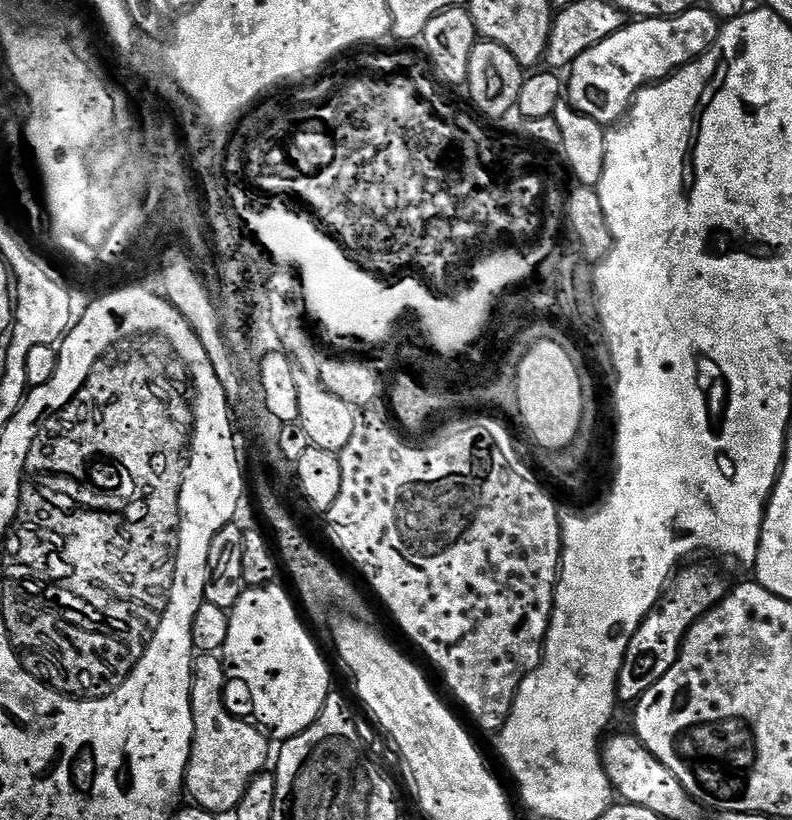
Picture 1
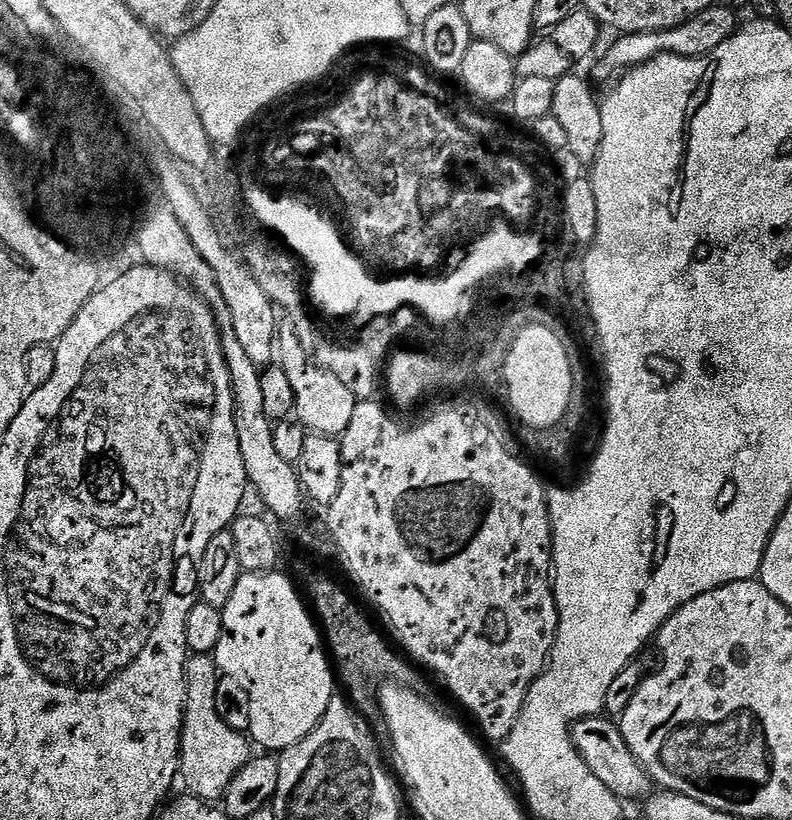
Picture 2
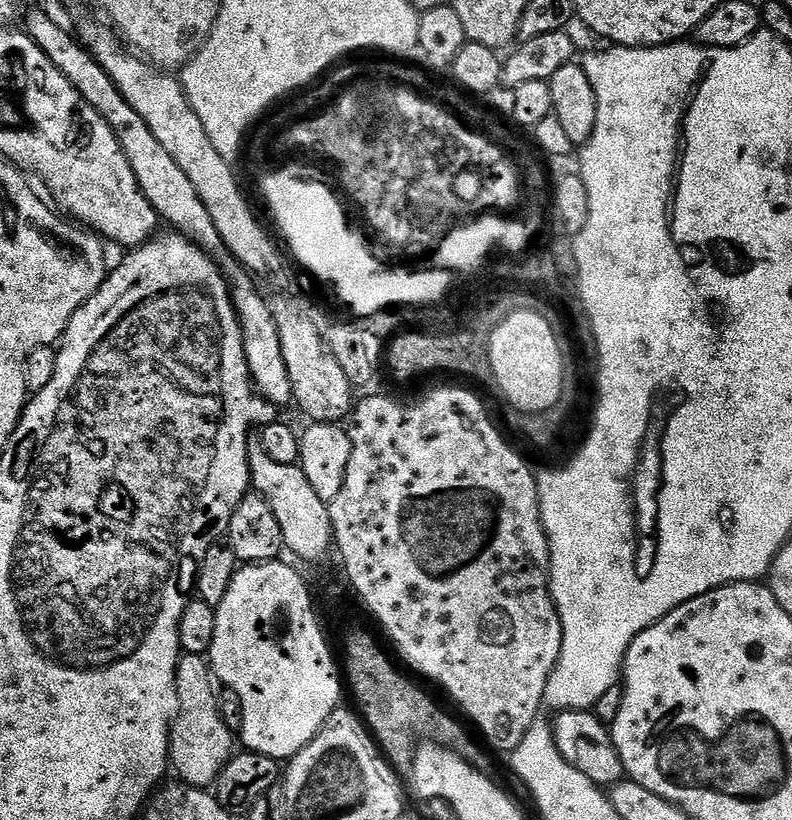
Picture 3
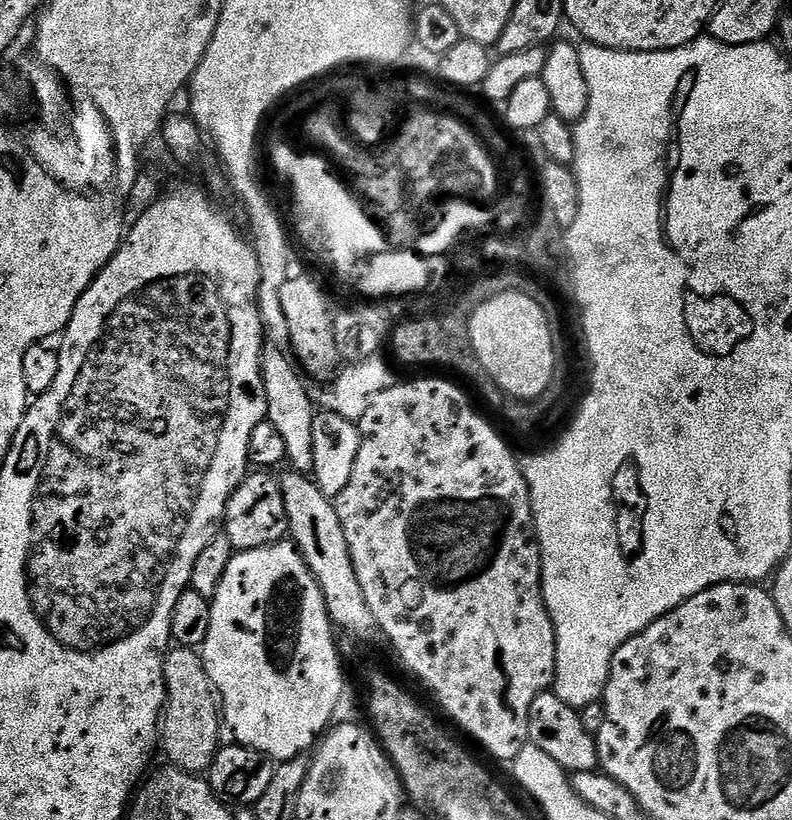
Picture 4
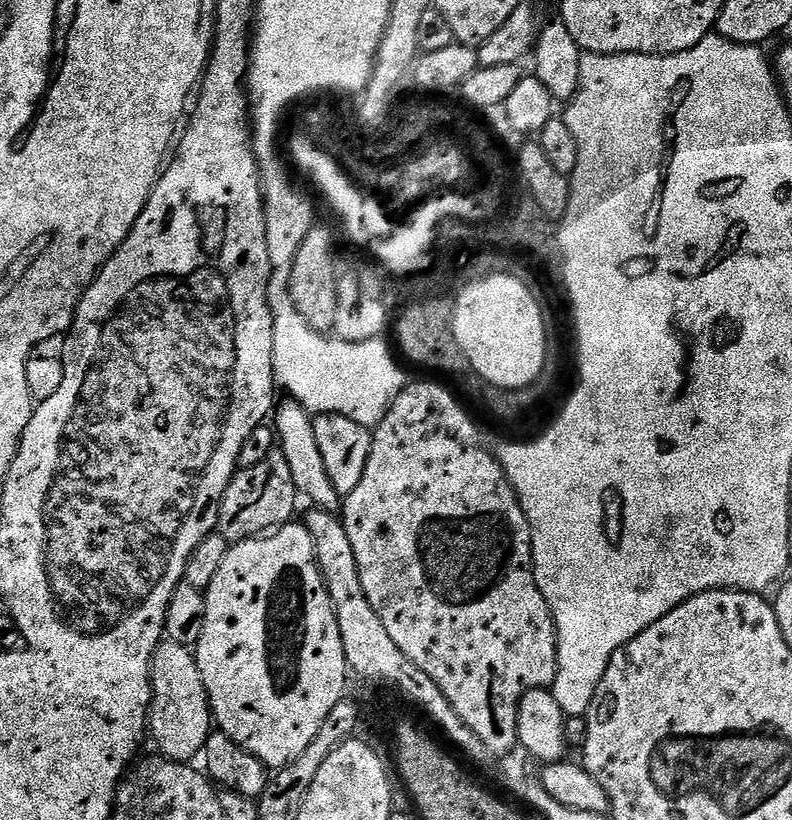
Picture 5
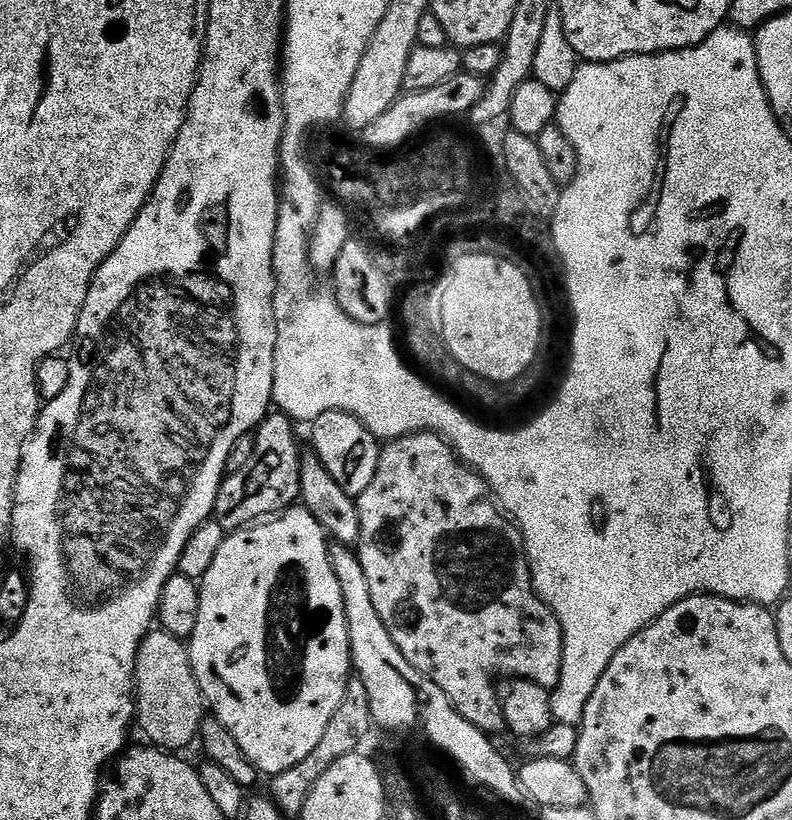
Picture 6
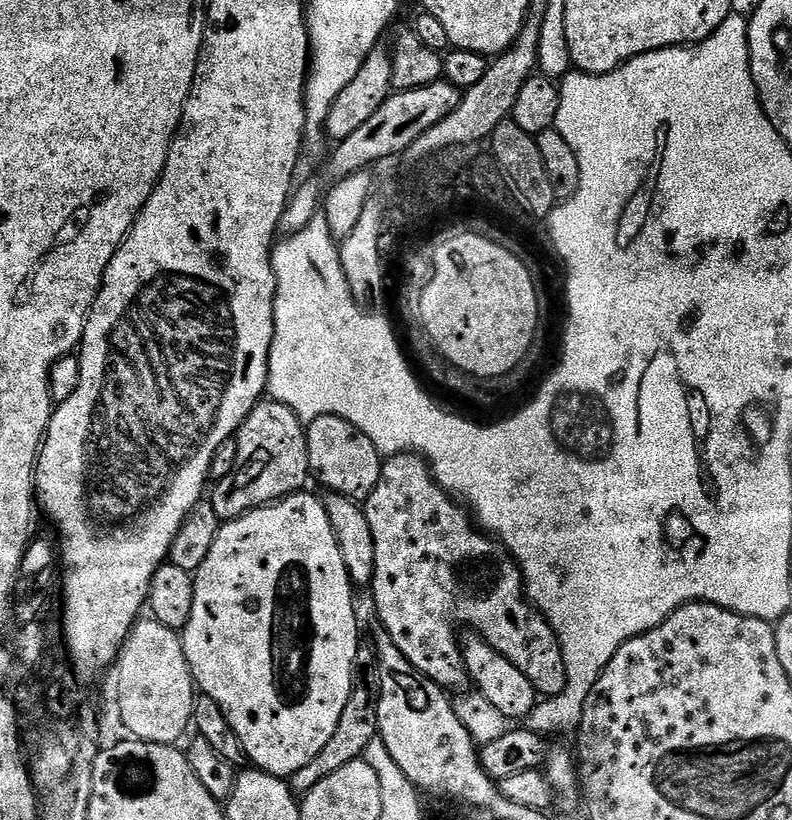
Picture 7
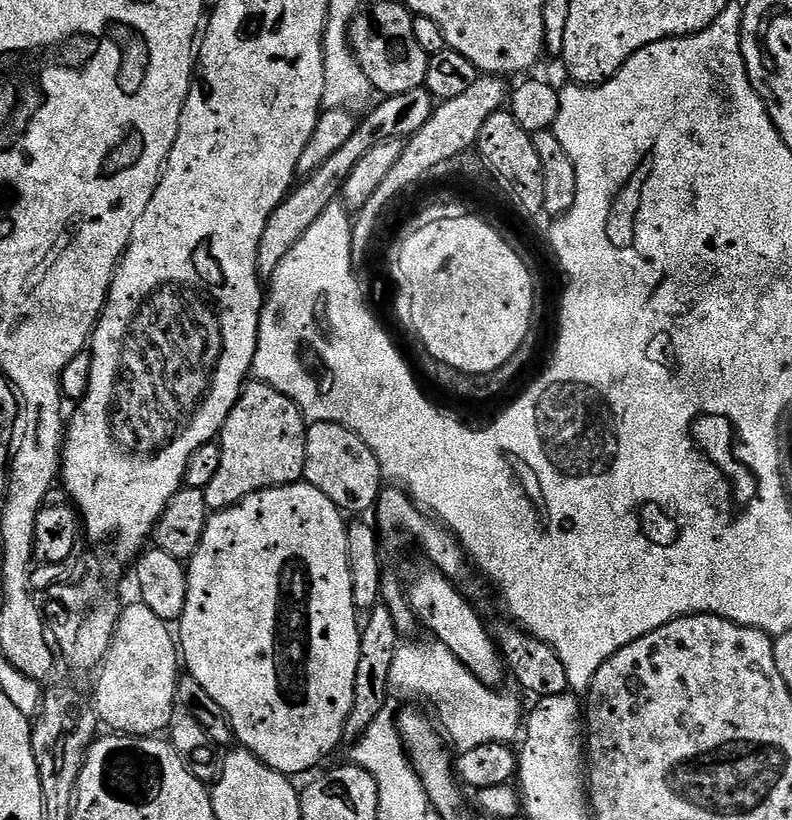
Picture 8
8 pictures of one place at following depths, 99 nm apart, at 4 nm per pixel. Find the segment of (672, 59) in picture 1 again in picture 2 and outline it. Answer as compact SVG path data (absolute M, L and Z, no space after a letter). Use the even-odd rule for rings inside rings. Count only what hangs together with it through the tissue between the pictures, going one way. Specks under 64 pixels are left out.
M713 3L712 7L702 10L698 15L692 16L684 23L674 26L670 30L661 32L633 32L621 35L620 40L612 44L612 49L608 52L608 64L612 68L627 70L638 64L645 64L648 60L653 60L661 54L671 54L673 56L708 56L726 38L730 38L736 33L738 21L737 13L733 9L724 7L723 3Z

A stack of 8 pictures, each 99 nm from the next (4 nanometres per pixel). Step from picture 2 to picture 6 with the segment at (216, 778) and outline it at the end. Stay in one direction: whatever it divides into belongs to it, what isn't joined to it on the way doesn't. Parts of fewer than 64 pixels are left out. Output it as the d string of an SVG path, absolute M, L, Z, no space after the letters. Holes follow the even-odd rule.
M153 630L145 636L136 655L136 720L149 736L151 743L161 750L180 750L200 735L200 723L206 719L206 701L204 691L198 686L198 678L192 669L192 659L188 657L188 645L183 640L174 638L169 632Z

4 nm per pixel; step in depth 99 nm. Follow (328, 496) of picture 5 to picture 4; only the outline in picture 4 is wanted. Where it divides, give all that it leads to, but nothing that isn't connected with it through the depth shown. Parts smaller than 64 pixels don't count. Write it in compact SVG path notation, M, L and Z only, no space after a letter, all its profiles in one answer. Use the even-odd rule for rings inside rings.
M280 346L265 347L264 356L260 360L266 418L286 442L286 461L289 465L292 464L291 471L296 474L308 474L314 466L314 418L318 408L317 405L312 405L312 396L304 385L305 377L290 358L288 361L284 351Z

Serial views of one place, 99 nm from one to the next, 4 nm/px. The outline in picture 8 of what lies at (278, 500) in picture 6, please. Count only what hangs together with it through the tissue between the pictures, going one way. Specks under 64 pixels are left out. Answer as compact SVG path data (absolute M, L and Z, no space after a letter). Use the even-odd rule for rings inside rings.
M248 382L218 437L222 463L210 486L204 489L206 506L212 512L241 504L250 494L267 488L298 484L304 479L308 424L300 407L269 384Z

